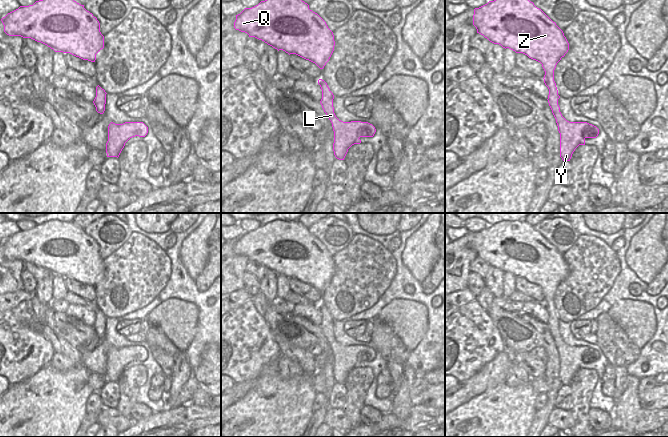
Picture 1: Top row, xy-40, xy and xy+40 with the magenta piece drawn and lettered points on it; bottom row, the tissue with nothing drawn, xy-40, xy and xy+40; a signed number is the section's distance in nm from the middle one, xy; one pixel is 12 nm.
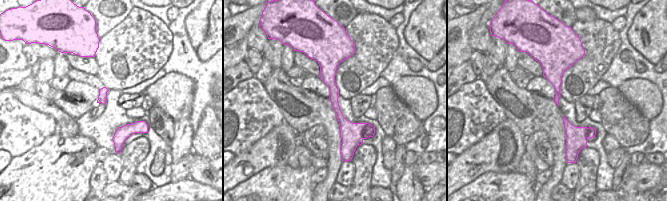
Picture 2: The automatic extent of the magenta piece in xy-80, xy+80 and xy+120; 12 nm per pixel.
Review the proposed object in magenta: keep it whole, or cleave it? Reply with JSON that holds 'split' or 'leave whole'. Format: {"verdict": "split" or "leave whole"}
{"verdict": "leave whole"}

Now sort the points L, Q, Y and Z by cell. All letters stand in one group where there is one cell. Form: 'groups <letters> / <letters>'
groups L Q Y Z

